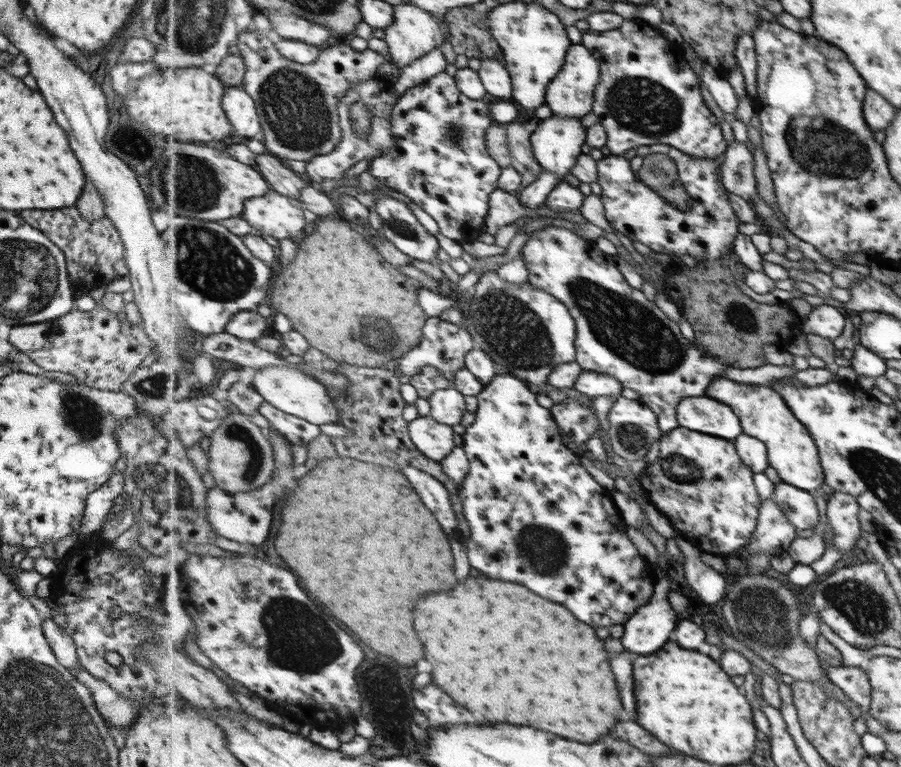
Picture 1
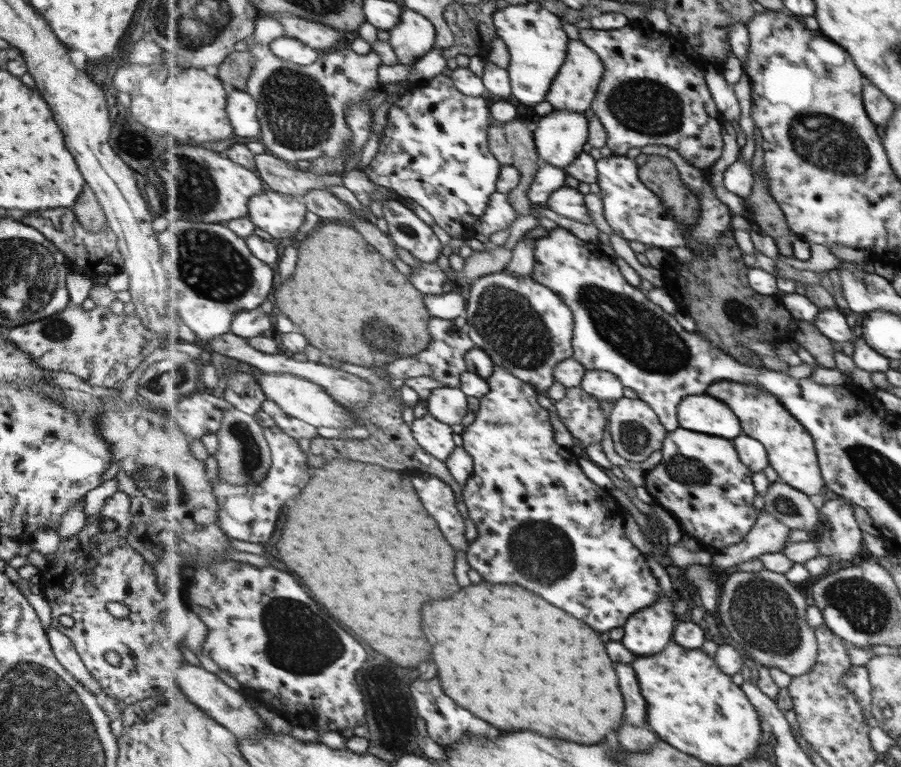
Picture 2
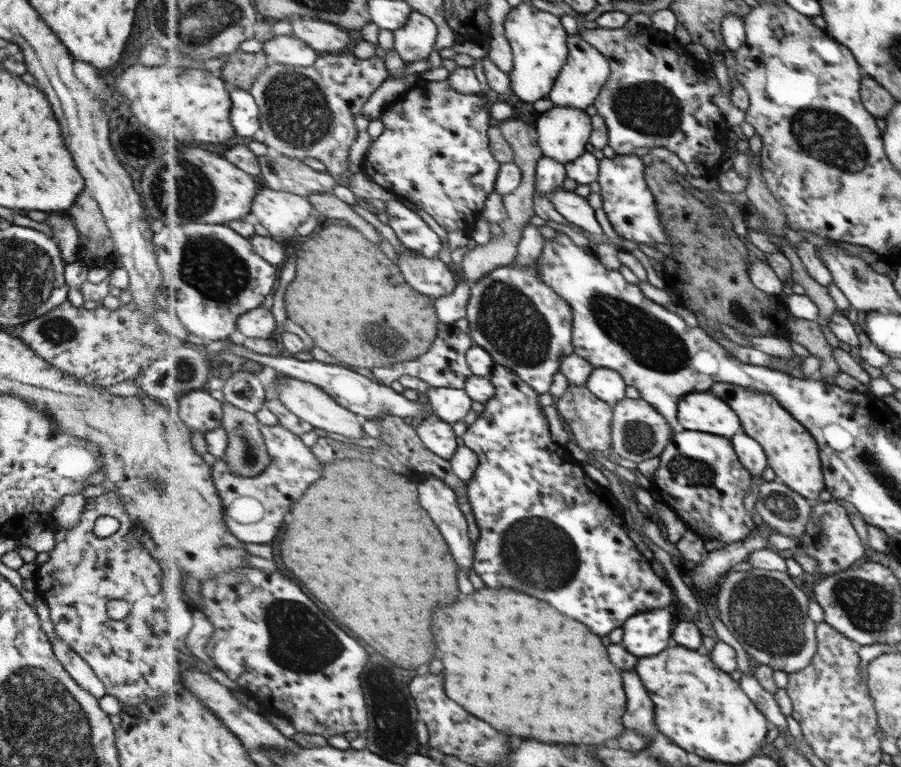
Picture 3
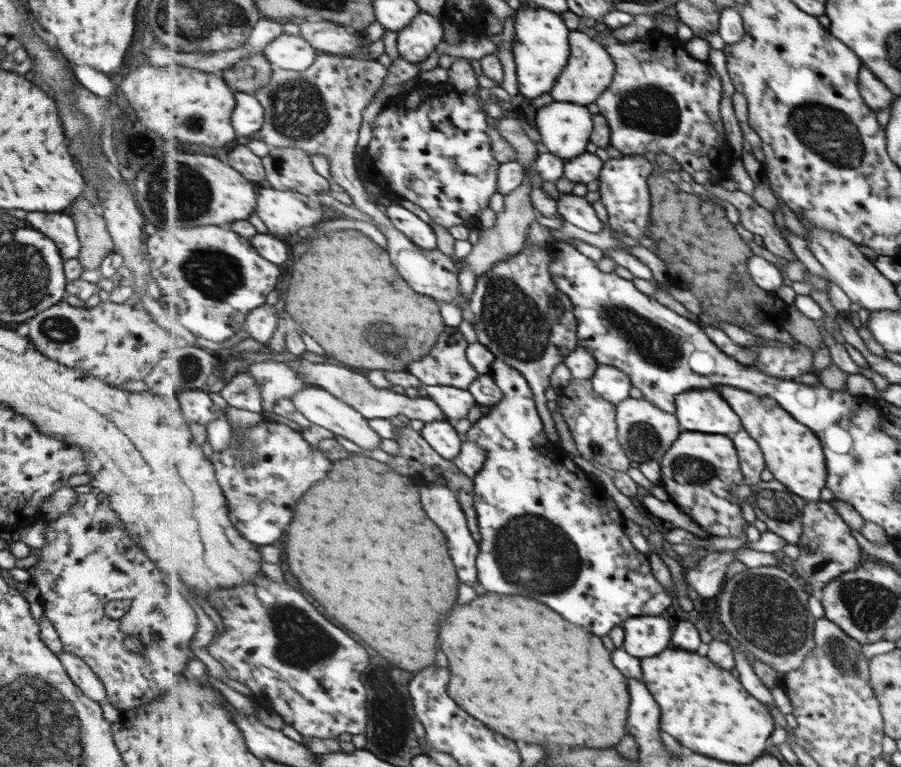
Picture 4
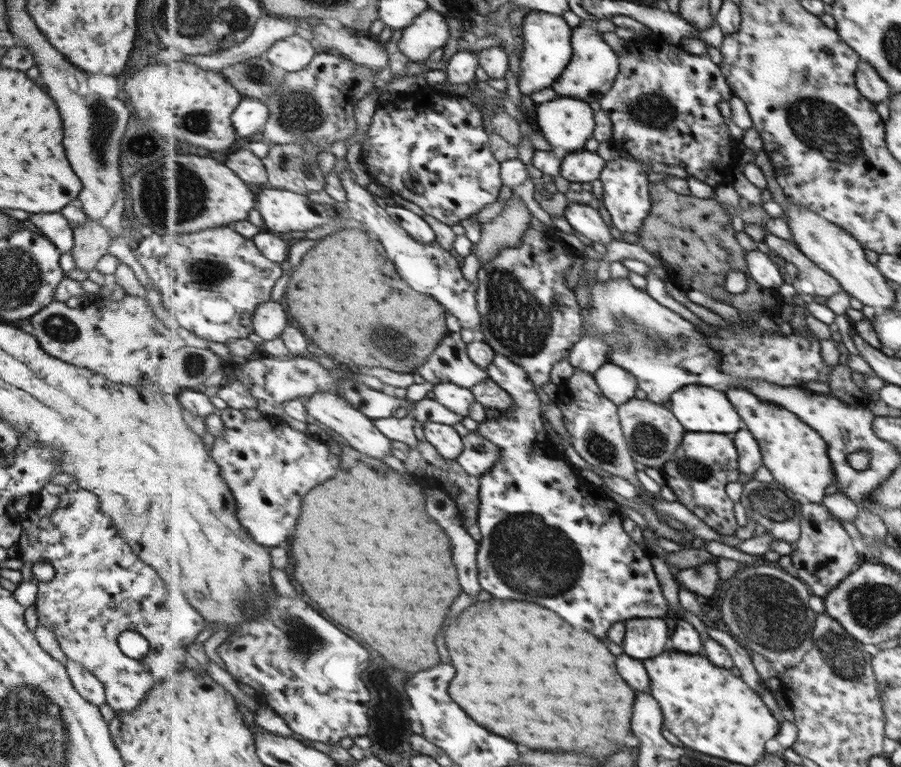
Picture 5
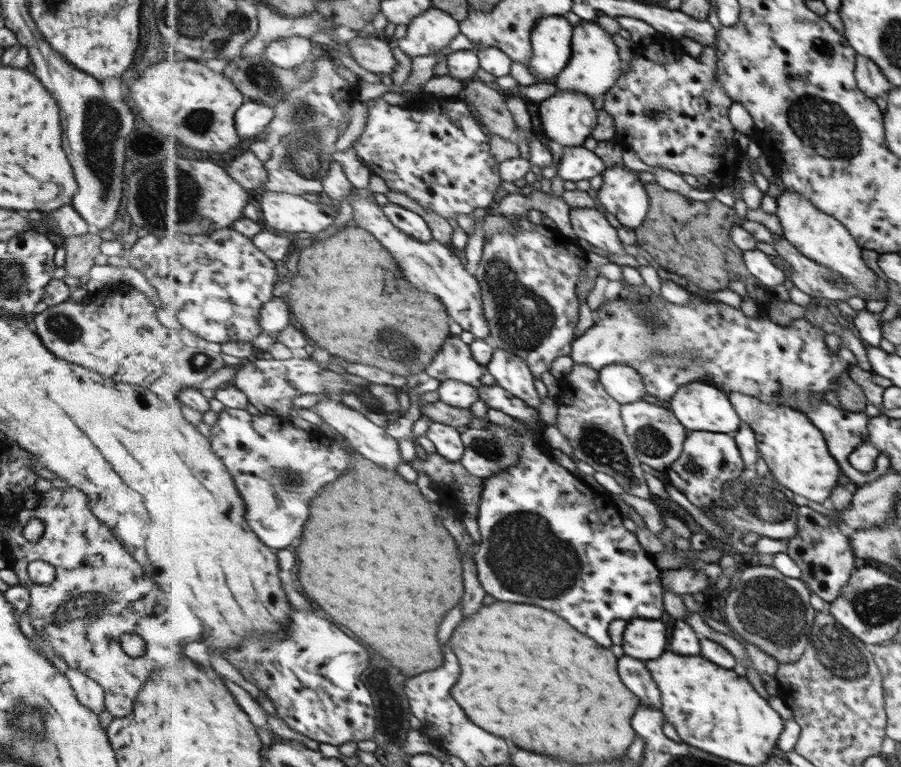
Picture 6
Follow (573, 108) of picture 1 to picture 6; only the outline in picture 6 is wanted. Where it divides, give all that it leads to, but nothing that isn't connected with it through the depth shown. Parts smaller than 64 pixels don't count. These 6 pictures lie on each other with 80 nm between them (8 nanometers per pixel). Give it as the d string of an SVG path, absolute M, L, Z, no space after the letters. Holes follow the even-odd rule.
M582 19L574 26L573 56L565 70L555 79L555 86L559 91L584 92L591 98L605 95L621 78L624 67L614 36L598 23Z

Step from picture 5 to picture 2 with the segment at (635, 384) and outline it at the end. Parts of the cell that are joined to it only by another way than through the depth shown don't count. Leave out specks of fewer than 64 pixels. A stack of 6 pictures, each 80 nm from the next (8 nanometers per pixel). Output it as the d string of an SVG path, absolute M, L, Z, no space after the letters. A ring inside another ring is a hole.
M588 370L580 387L600 401L609 402L612 408L617 400L625 396L625 385L609 371Z

